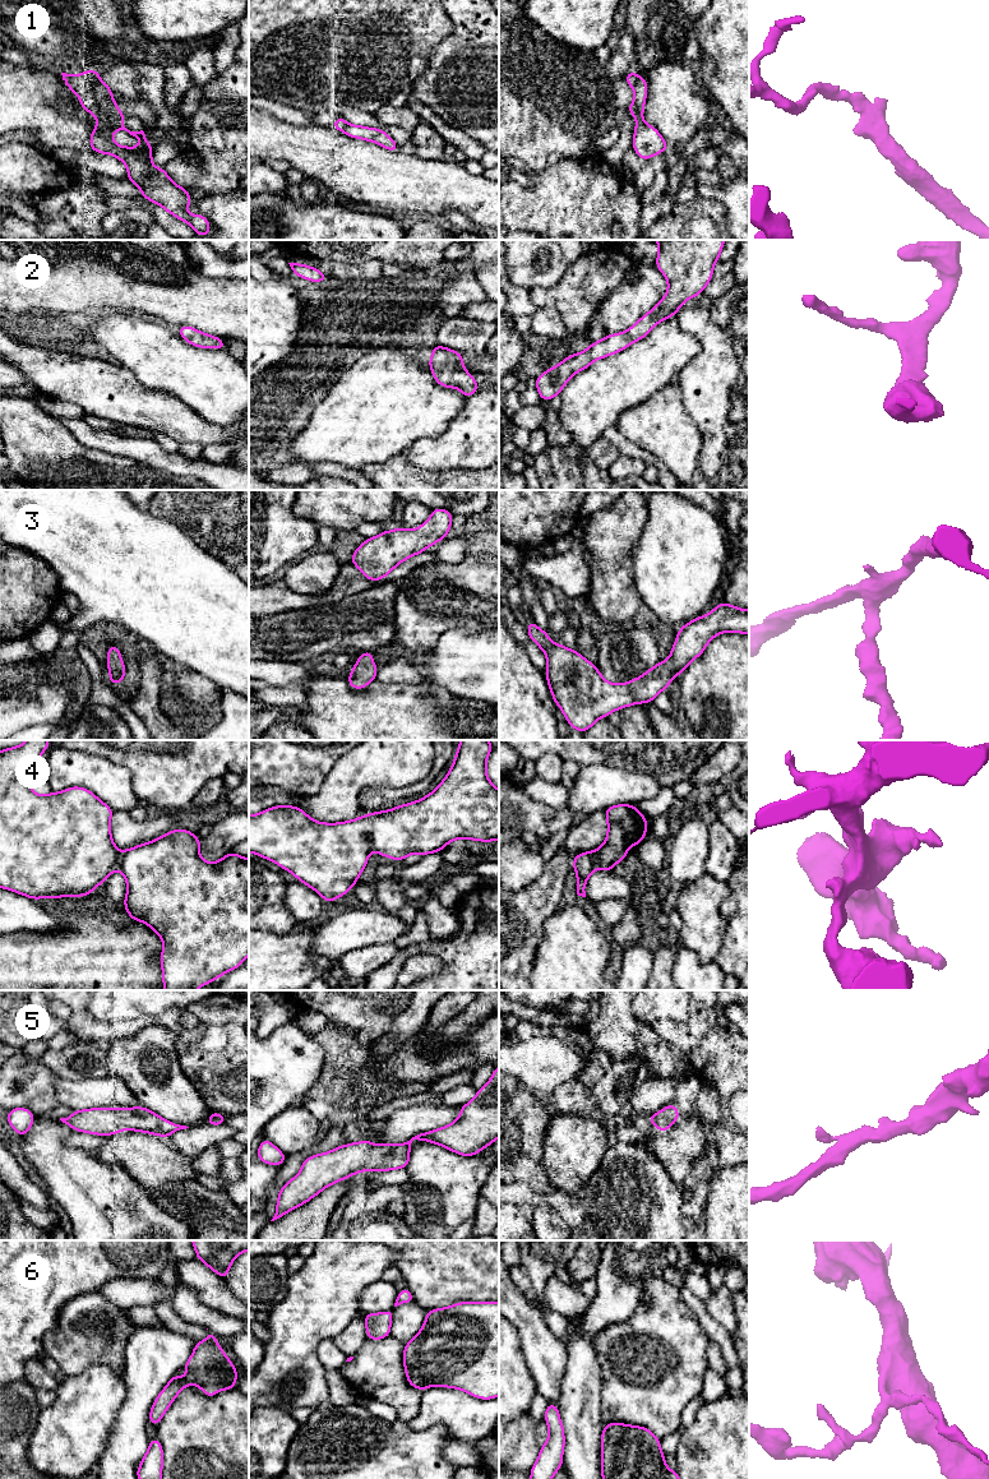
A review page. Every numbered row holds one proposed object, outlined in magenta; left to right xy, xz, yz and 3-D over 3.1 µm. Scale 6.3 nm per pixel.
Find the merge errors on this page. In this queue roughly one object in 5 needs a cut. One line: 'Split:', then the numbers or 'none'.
Split: 1

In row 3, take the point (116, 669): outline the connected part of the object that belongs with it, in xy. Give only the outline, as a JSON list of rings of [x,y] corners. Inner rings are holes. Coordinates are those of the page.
[[[110,644],[107,650],[107,662],[110,673],[110,685],[123,683],[125,680],[125,665],[121,660],[121,652],[115,644]]]

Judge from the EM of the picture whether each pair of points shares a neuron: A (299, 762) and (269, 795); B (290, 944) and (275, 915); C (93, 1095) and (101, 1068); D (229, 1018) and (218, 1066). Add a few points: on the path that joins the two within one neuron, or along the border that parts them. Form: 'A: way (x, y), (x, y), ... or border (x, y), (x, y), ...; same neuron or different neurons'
A: border (262, 785), (281, 786), (303, 796); different neurons
B: border (262, 929), (278, 934), (291, 932); different neurons
C: border (111, 1071), (105, 1076), (69, 1081); different neurons
D: way (221, 1030), (218, 1054); same neuron

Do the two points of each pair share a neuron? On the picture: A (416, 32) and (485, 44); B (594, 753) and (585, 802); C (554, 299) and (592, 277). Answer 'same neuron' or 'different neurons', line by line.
A: different neurons
B: different neurons
C: same neuron

